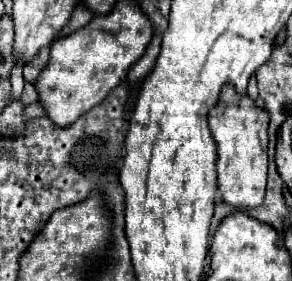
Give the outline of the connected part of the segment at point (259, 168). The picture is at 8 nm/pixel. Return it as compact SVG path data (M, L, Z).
M226 84L216 104L208 114L208 124L218 146L218 190L222 198L232 206L260 206L266 190L268 168L268 112L264 106L240 96L232 84Z

